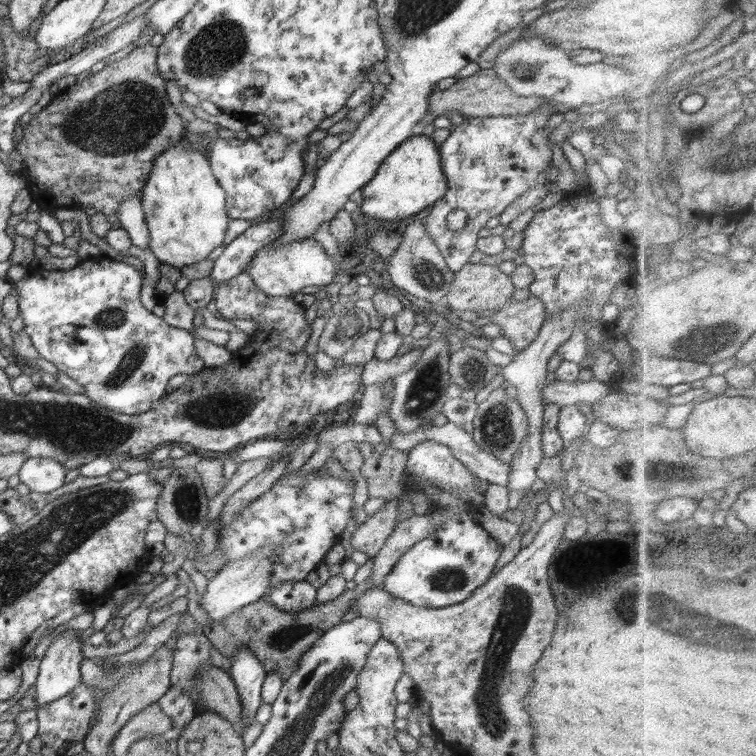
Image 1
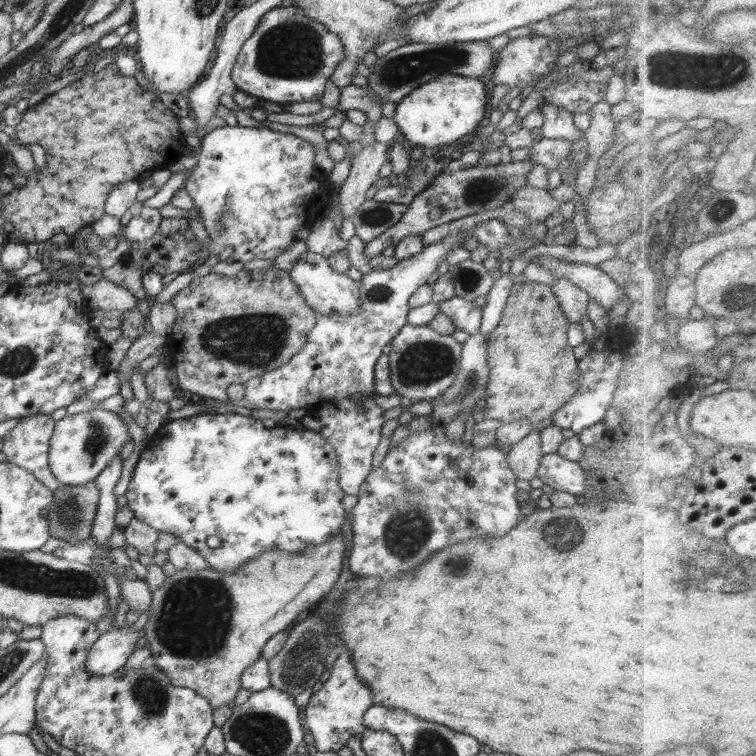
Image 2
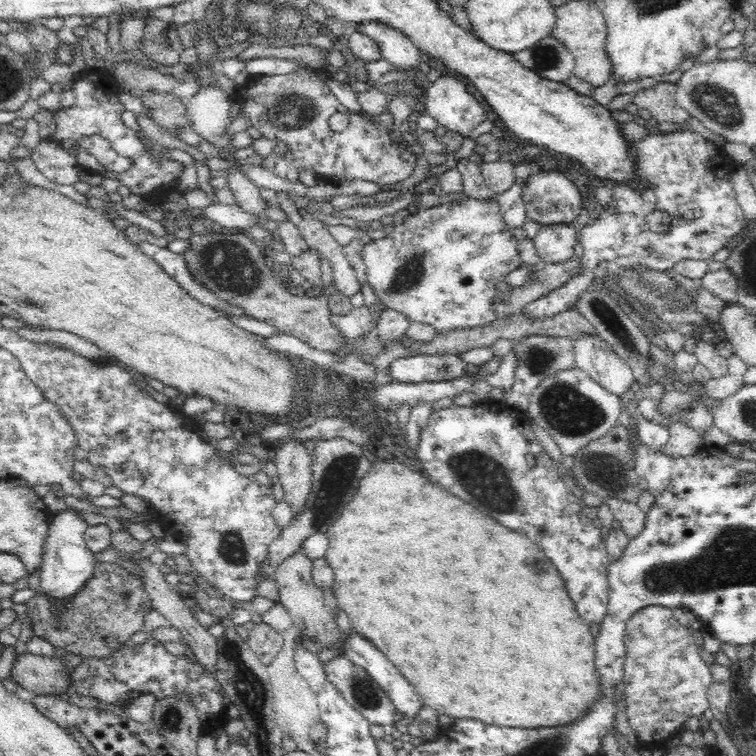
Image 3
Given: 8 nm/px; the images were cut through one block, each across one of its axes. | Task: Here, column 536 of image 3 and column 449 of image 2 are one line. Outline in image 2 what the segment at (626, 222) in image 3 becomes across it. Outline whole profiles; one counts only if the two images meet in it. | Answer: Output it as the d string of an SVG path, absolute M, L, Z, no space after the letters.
M452 297L437 304L439 310L455 324L456 328L476 334L481 327L482 308L475 302L464 300L460 297Z

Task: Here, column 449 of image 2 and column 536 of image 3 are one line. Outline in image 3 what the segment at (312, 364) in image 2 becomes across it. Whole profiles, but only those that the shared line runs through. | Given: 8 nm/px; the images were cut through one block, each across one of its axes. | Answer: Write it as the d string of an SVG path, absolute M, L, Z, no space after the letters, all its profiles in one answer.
M570 223L541 225L538 234L532 238L541 266L577 260L574 246L579 241L579 232Z

